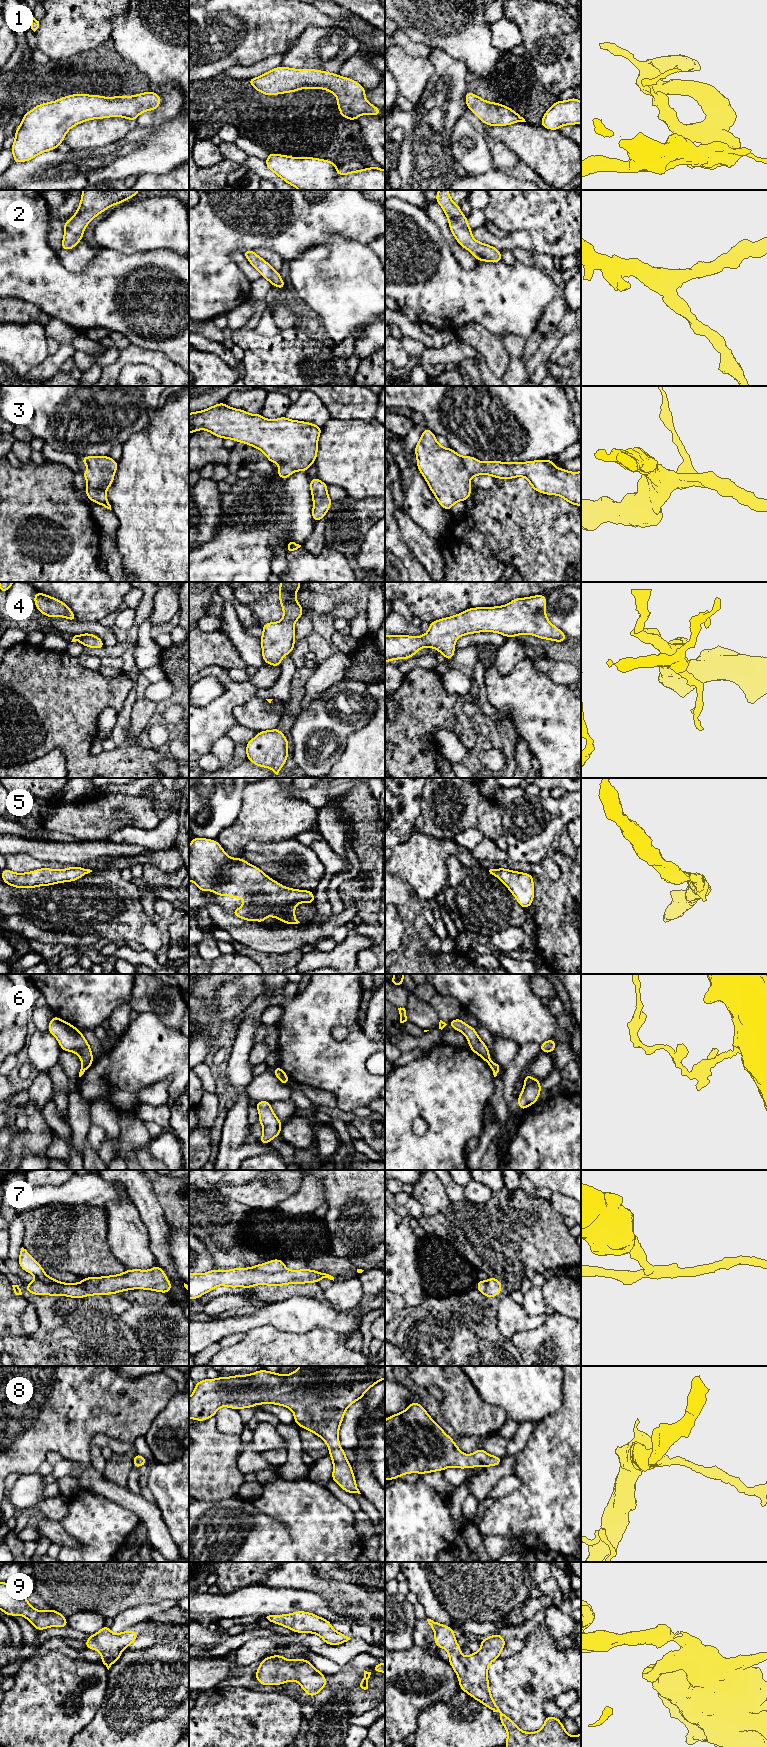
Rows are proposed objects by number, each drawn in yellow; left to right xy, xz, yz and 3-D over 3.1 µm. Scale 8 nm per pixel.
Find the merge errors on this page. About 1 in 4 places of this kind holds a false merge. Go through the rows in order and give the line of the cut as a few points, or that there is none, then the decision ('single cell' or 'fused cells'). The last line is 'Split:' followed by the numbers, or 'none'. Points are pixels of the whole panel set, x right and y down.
1: no cut; single cell
2: no cut; single cell
3: no cut; single cell
4: no cut; single cell
5: no cut; single cell
6: cut in xy along (92, 1061), (82, 1065); fused cells
7: cut in xz along (249, 1268), (264, 1272), (280, 1272), (285, 1269); fused cells
8: no cut; single cell
9: no cut; single cell
Split: 6, 7

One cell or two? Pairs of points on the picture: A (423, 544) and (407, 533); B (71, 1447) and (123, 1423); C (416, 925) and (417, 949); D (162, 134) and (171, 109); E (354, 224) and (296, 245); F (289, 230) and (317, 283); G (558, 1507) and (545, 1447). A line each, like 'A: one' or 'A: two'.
A: one
B: one
C: one
D: two
E: one
F: two
G: one

